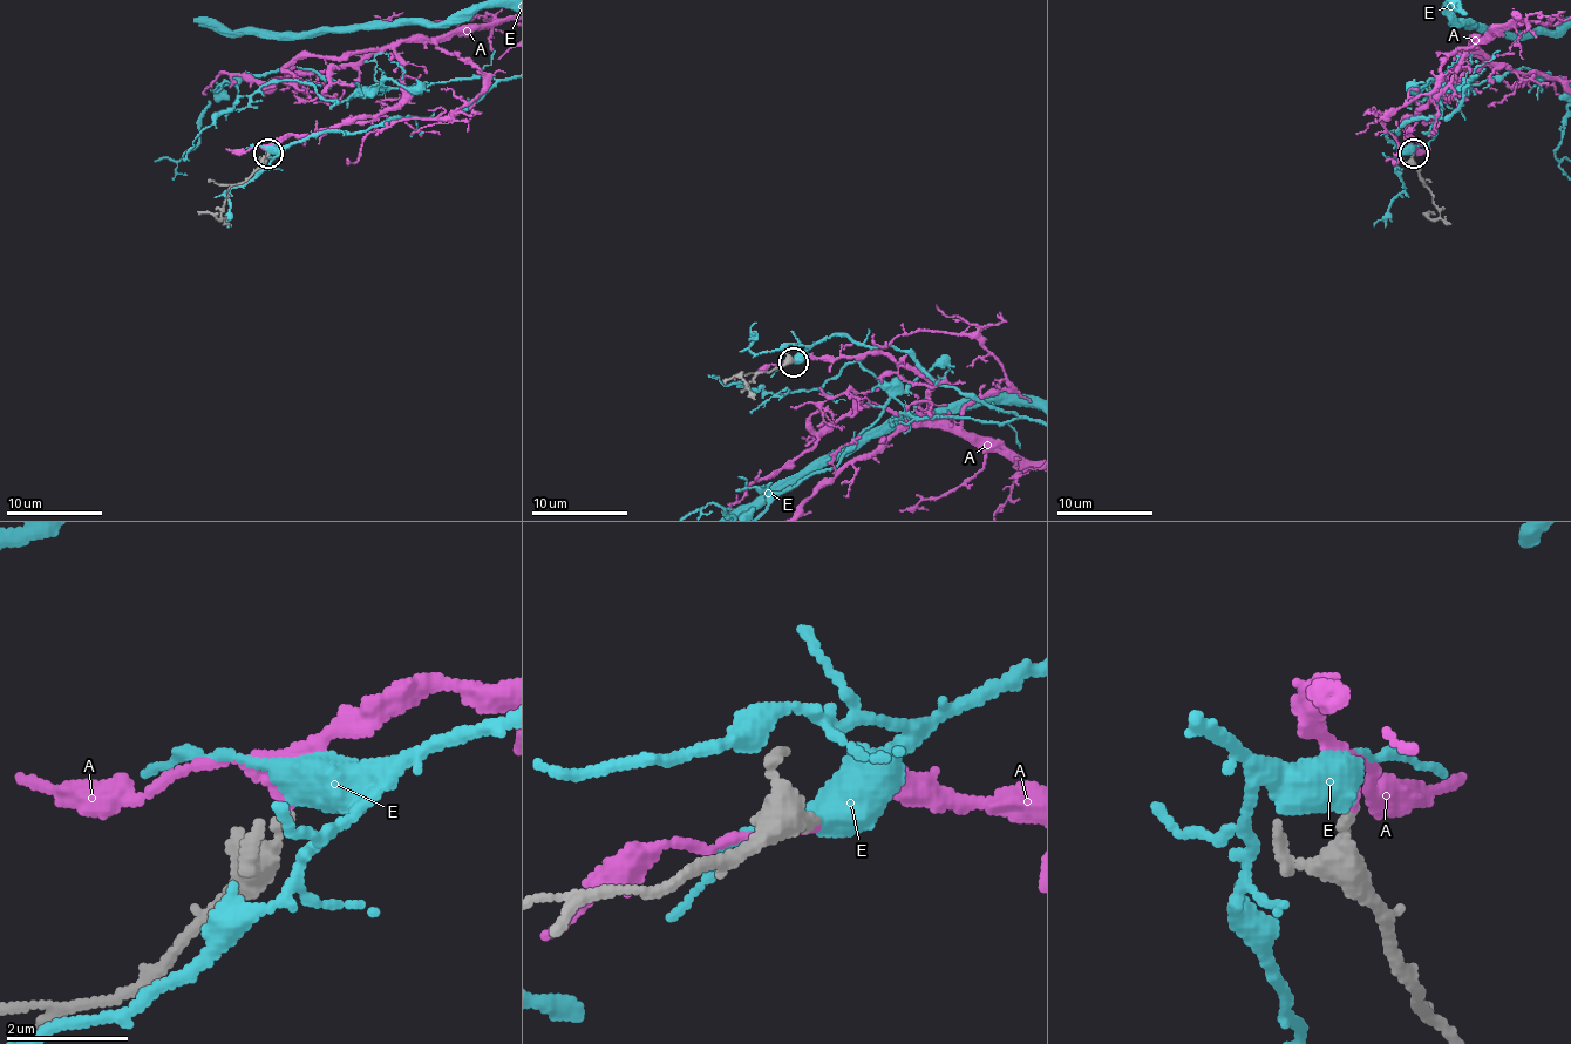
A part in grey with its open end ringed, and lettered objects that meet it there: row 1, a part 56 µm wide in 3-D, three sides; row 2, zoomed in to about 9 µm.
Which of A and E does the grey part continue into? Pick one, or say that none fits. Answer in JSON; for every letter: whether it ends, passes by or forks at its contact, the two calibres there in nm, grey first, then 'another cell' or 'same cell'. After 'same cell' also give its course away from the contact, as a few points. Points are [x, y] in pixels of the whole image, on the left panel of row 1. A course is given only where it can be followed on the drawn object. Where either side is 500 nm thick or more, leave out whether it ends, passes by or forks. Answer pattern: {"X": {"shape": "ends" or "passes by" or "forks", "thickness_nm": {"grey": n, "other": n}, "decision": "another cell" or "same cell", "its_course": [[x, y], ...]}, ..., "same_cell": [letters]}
{"A": {"shape": "passes by", "thickness_nm": {"grey": 320, "other": 140}, "decision": "same cell"}, "E": {"shape": "passes by", "thickness_nm": {"grey": 280, "other": 460}, "decision": "another cell"}, "same_cell": ["A"]}

